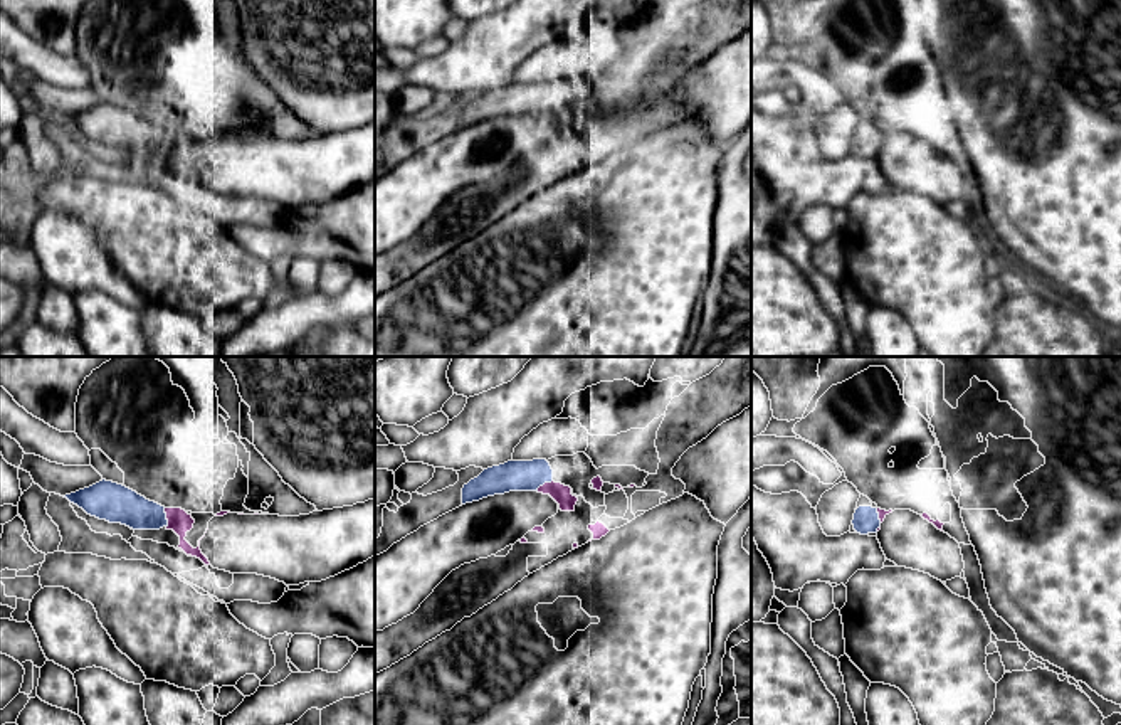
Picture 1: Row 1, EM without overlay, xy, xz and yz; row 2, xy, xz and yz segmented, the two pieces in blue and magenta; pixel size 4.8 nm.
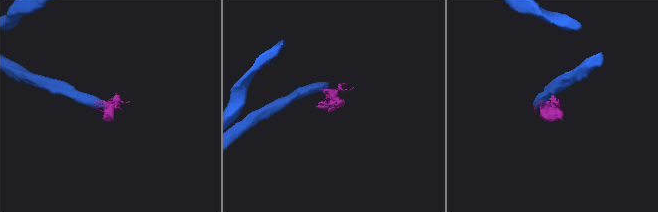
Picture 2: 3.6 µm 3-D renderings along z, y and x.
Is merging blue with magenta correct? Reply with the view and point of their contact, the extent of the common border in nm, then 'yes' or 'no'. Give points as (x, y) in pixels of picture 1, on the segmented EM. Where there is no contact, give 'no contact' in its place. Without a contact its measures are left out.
xy (165, 518) | 100 nm | no

